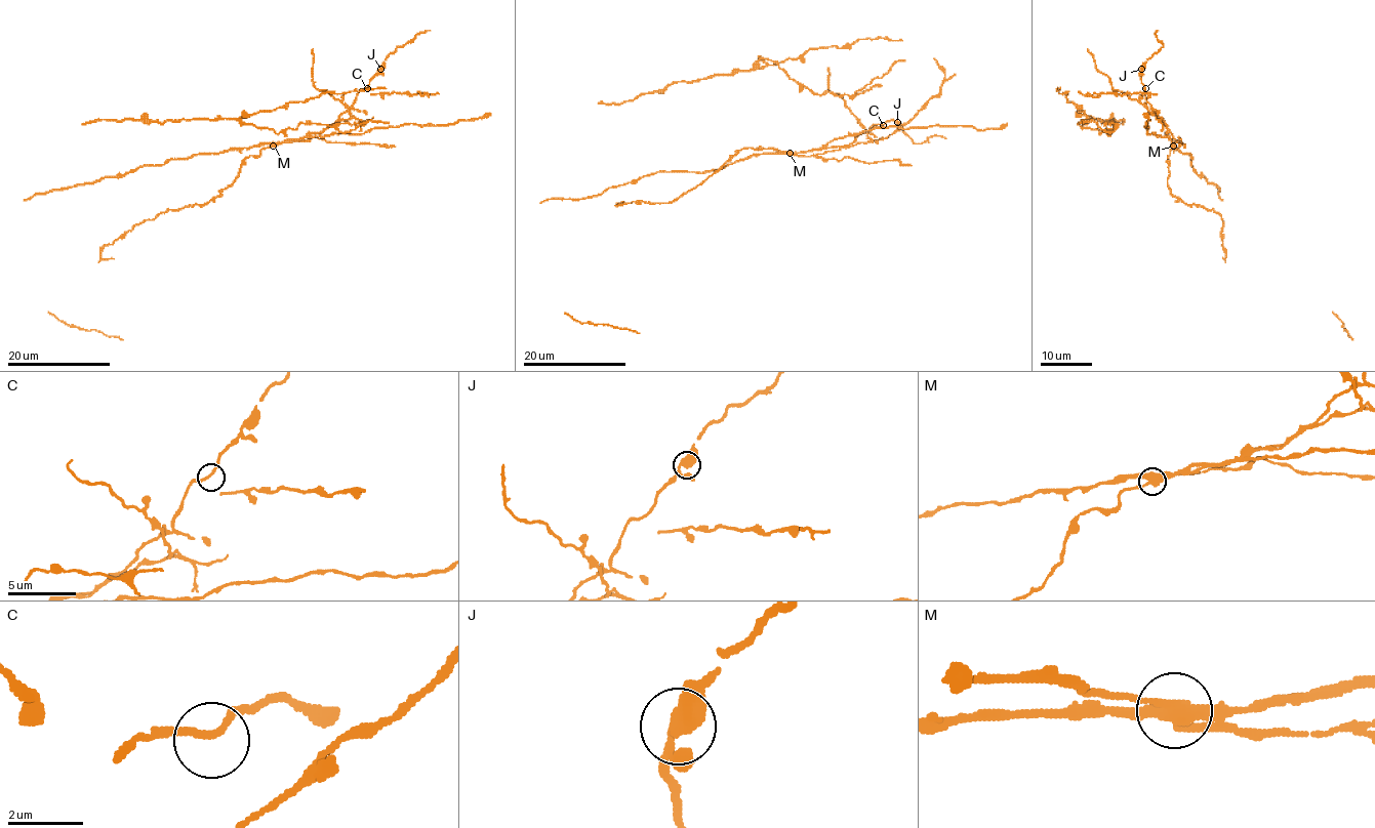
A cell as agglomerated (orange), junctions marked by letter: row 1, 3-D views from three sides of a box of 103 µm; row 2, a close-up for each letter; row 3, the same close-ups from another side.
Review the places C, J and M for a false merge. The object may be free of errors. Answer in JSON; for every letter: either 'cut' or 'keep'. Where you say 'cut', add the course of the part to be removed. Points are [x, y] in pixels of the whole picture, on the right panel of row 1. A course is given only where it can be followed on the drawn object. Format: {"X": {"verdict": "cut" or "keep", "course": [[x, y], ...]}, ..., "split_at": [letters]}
{"C": {"verdict": "keep"}, "J": {"verdict": "keep"}, "M": {"verdict": "cut"}, "split_at": ["M"]}

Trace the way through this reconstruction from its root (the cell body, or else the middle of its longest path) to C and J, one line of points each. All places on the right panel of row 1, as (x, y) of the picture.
C: (1171, 148), (1167, 126), (1146, 99), (1145, 88)
J: (1171, 148), (1167, 126), (1146, 99), (1141, 69)

